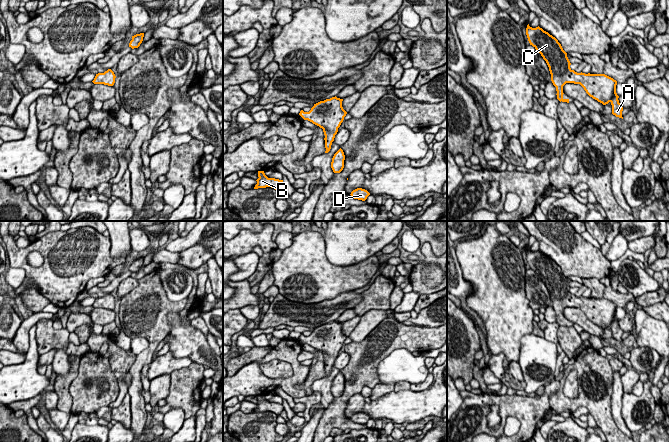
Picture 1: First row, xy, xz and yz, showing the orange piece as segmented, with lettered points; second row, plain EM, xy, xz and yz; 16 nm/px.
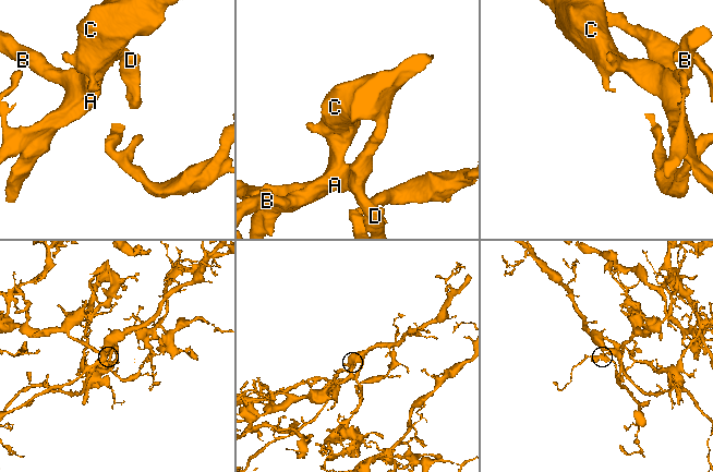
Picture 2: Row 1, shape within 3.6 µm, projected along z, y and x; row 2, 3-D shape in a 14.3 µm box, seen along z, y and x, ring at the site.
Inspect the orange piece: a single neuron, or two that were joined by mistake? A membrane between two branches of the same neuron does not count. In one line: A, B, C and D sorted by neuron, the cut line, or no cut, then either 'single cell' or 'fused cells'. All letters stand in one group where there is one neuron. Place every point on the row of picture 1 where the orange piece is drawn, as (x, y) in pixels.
A B C D | no cut | single cell

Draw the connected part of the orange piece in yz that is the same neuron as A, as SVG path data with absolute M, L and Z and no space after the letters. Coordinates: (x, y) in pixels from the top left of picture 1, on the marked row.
M527 25L526 35L532 45L546 61L551 74L551 81L556 87L557 99L569 103L563 98L563 86L566 83L580 84L586 93L602 103L612 105L612 114L622 118L623 107L619 103L616 93L617 81L605 74L577 73L570 68L567 53L558 40L539 26L532 28Z

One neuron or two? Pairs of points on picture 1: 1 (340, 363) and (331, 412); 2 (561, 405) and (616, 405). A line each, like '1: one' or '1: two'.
1: two
2: two

